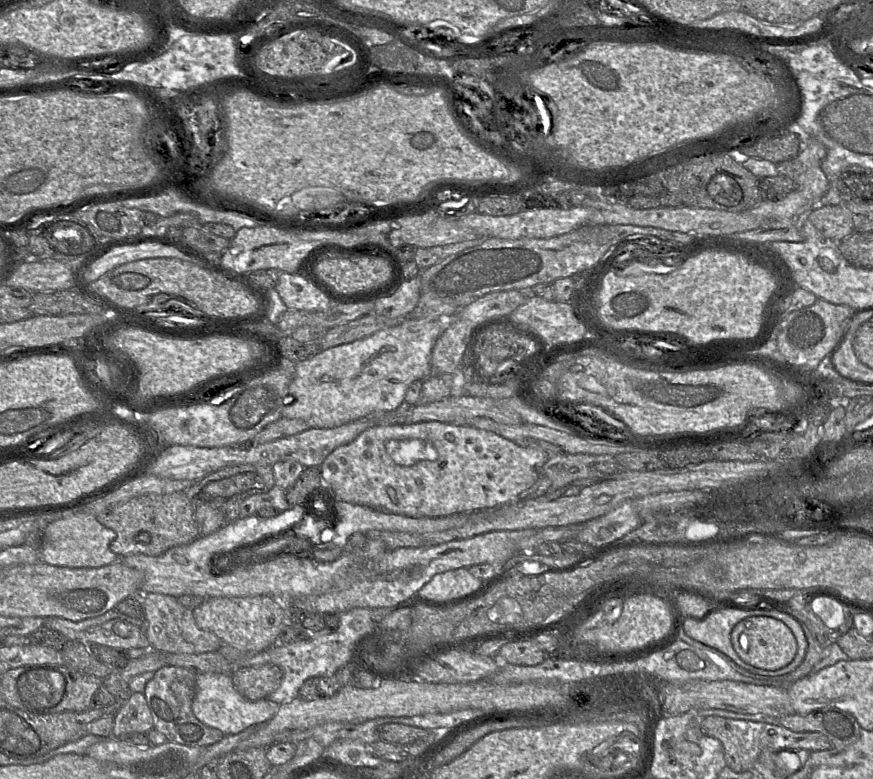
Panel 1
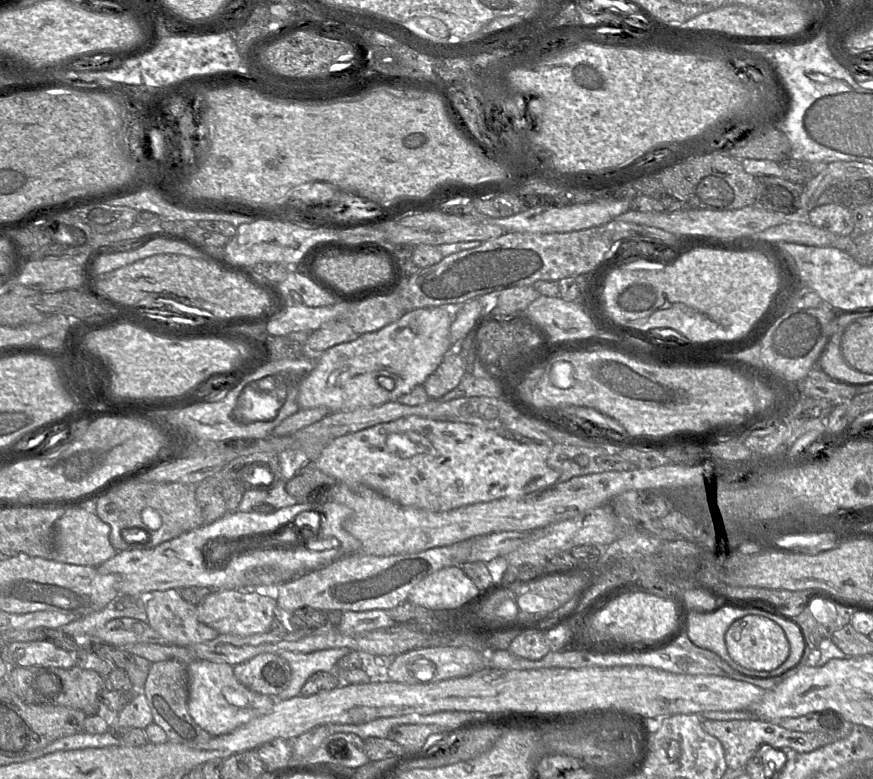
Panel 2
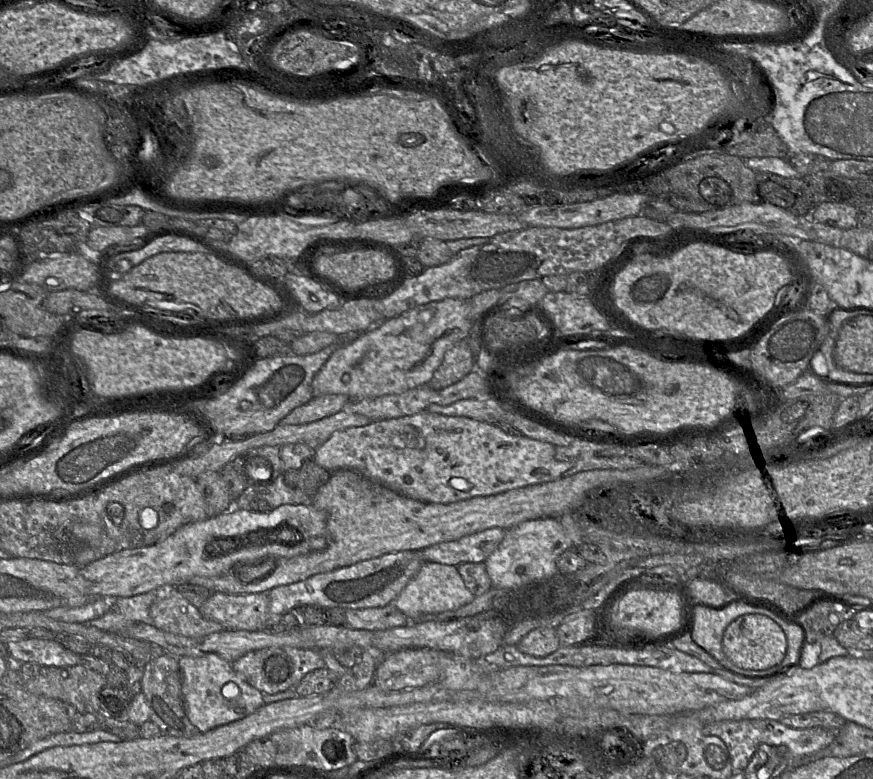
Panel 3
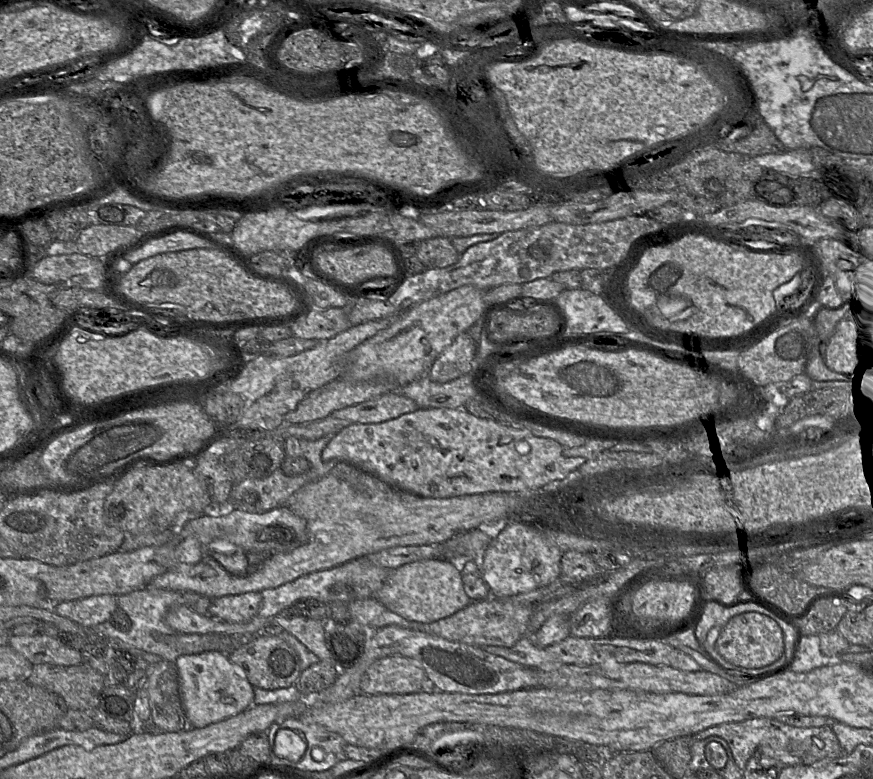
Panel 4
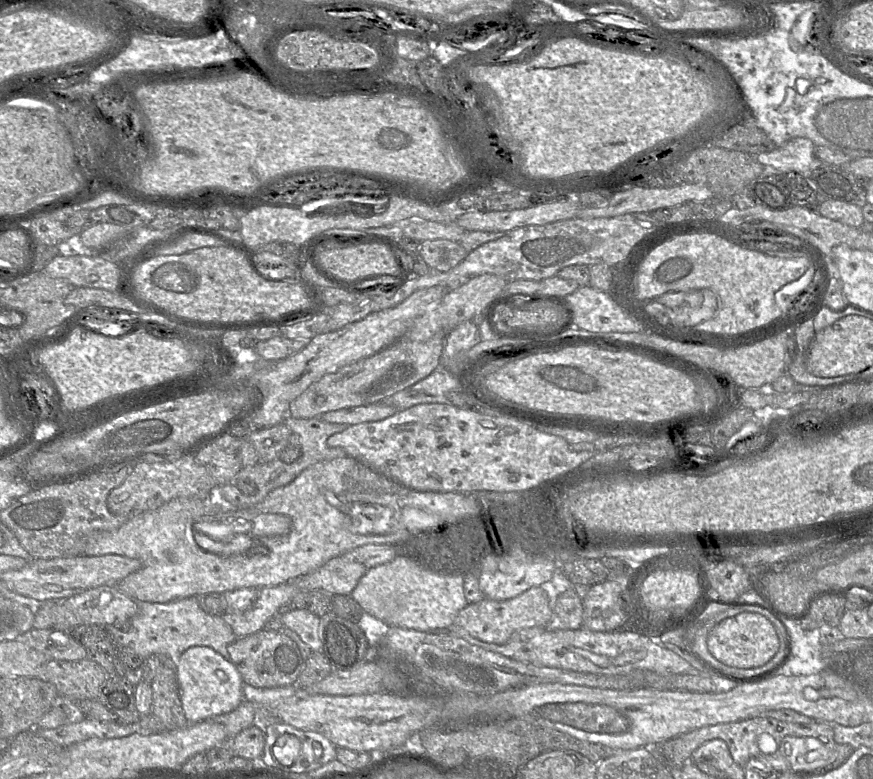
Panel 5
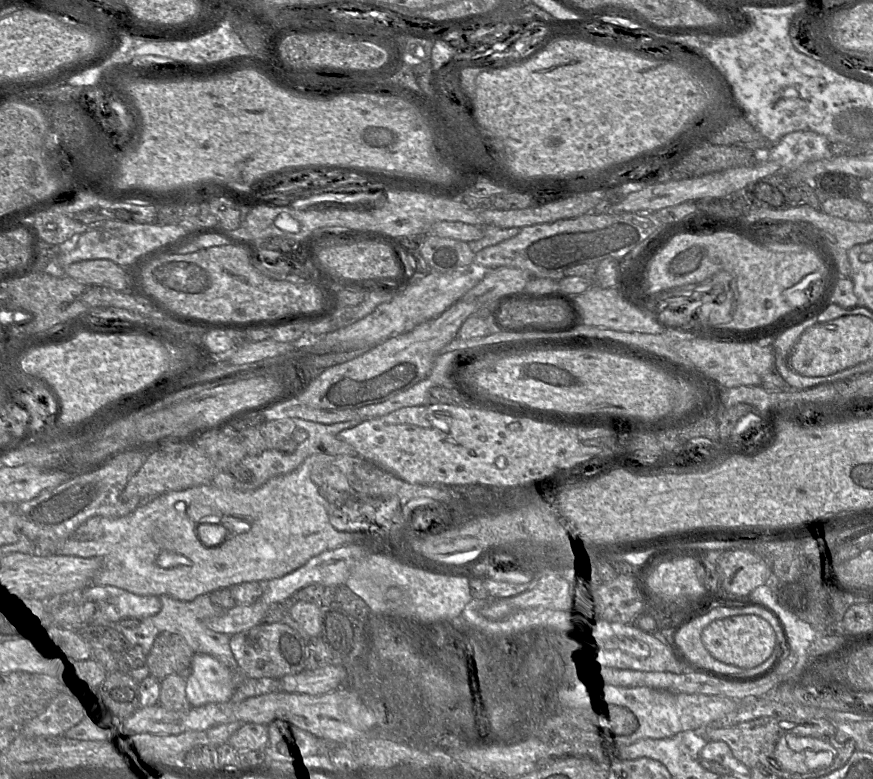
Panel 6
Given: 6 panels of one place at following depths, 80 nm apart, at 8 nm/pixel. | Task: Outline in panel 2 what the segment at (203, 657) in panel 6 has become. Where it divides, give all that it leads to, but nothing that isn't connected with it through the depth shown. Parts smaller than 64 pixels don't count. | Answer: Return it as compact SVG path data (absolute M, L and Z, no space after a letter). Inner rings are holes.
M195 660L188 669L188 712L197 725L212 737L227 734L250 720L269 714L274 708L270 696L253 692L242 685L226 663Z

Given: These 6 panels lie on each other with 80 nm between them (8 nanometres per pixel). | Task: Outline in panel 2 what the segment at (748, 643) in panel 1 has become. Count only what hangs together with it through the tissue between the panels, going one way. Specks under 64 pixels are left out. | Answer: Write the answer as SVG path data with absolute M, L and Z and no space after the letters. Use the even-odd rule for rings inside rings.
M747 615L736 620L728 629L725 643L730 656L740 665L759 672L780 667L789 657L791 646L783 628L766 616Z

